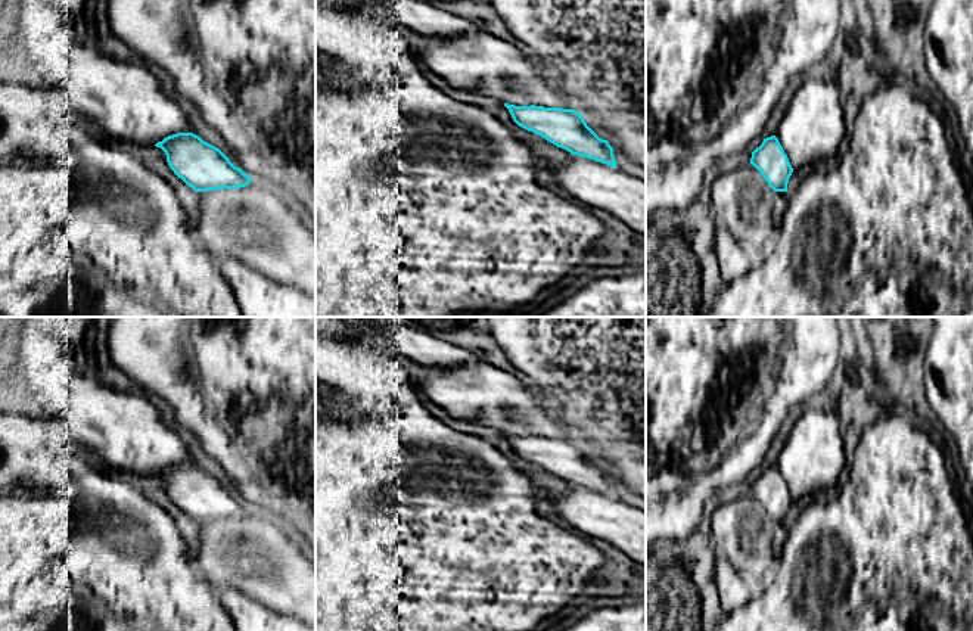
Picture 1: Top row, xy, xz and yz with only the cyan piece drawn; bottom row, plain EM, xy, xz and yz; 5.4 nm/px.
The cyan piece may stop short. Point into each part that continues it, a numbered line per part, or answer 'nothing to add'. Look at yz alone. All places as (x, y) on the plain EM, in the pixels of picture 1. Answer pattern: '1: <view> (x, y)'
nothing to add

